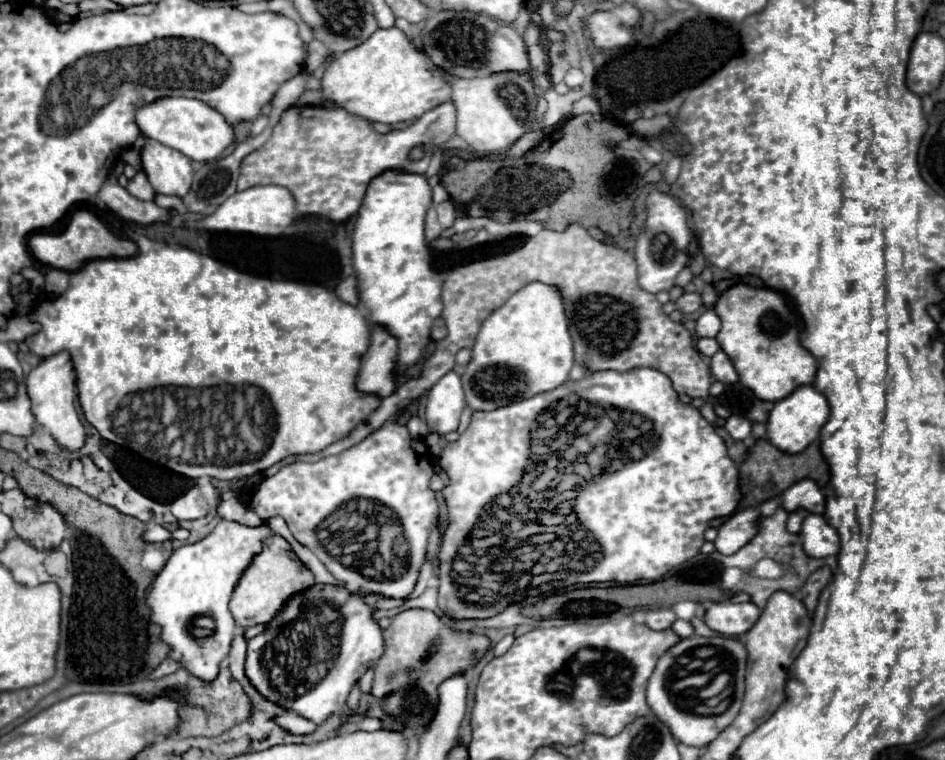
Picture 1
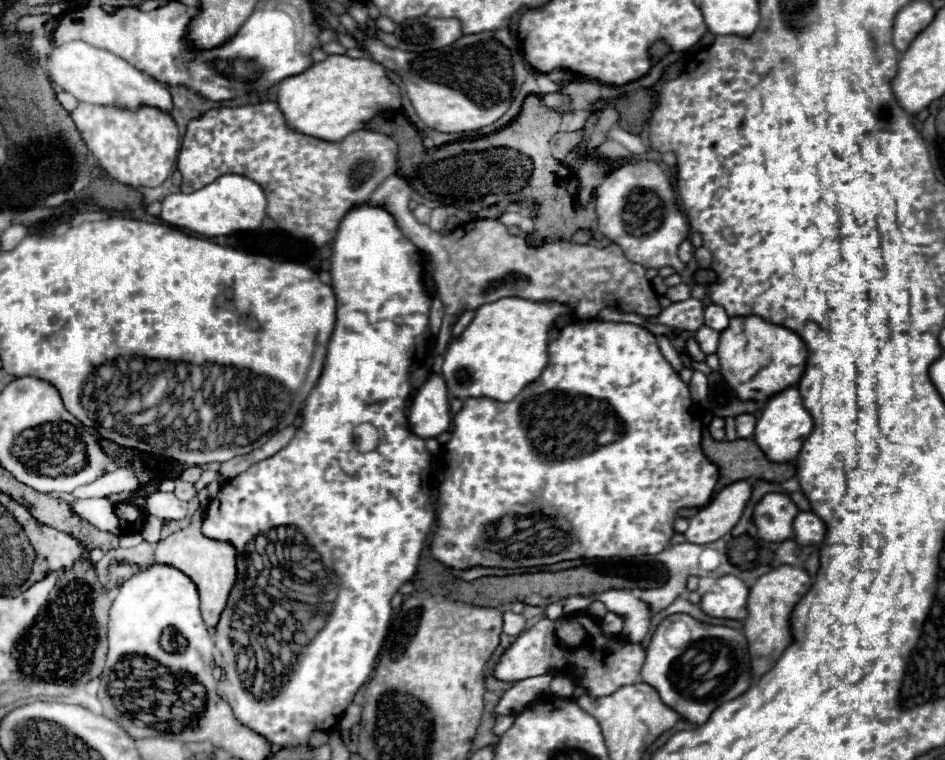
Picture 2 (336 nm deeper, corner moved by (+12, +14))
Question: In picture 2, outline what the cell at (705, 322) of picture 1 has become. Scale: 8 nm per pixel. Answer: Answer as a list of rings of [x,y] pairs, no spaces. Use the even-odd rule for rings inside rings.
[[[710,304],[706,308],[706,312],[704,312],[704,324],[710,326],[710,328],[714,328],[714,330],[718,330],[718,332],[722,332],[722,330],[728,328],[728,320],[730,320],[730,316],[718,304]]]

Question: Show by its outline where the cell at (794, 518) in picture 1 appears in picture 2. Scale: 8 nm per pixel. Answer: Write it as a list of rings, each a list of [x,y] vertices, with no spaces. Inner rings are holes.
[[[770,492],[756,506],[752,522],[758,528],[758,538],[764,542],[784,542],[794,536],[792,522],[798,514],[798,506],[788,494]]]

